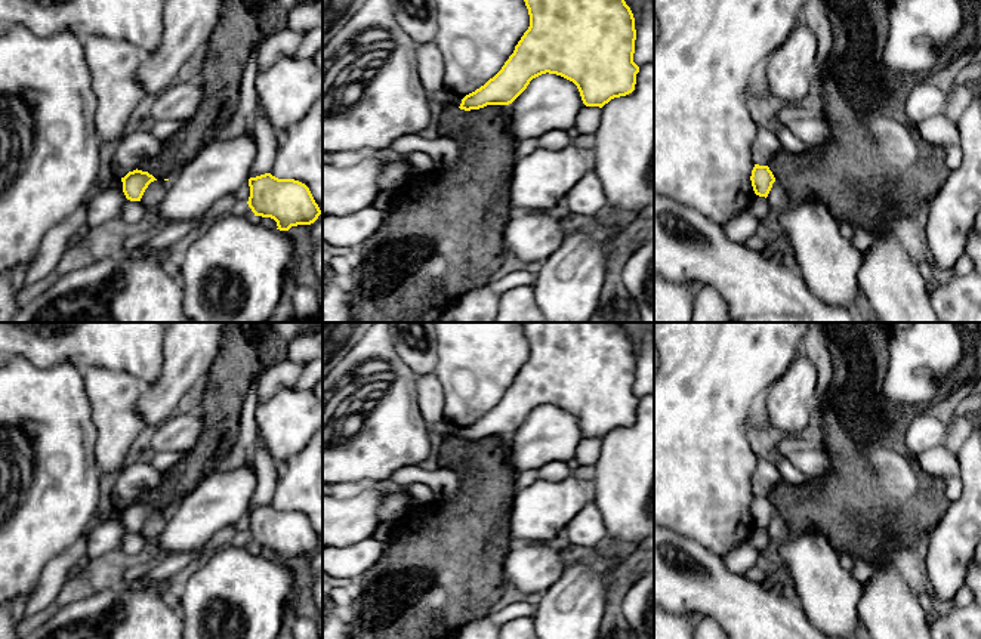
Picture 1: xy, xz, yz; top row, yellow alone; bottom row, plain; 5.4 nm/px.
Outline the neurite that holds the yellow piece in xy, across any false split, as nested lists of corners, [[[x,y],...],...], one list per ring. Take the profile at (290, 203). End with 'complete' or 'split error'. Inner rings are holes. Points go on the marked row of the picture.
[[[265,173],[250,178],[249,186],[247,204],[254,216],[274,219],[280,231],[311,225],[321,214],[309,188],[299,180],[278,179]]] | complete

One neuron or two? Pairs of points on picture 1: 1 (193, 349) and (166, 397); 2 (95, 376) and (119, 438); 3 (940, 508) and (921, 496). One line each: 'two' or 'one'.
1: one
2: one
3: one

